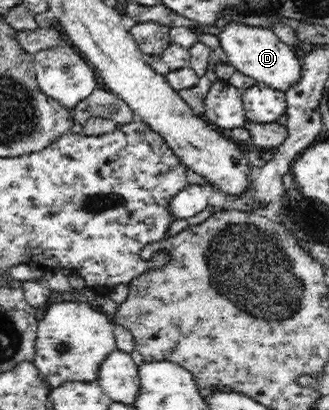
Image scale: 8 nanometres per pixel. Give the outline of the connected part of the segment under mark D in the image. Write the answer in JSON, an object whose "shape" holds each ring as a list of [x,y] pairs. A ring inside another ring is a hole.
{"shape":[[[229,19],[221,28],[214,30],[214,34],[219,38],[220,47],[226,52],[229,62],[236,70],[254,78],[258,84],[286,92],[300,81],[301,59],[291,45],[285,44],[271,28],[251,26]]]}

